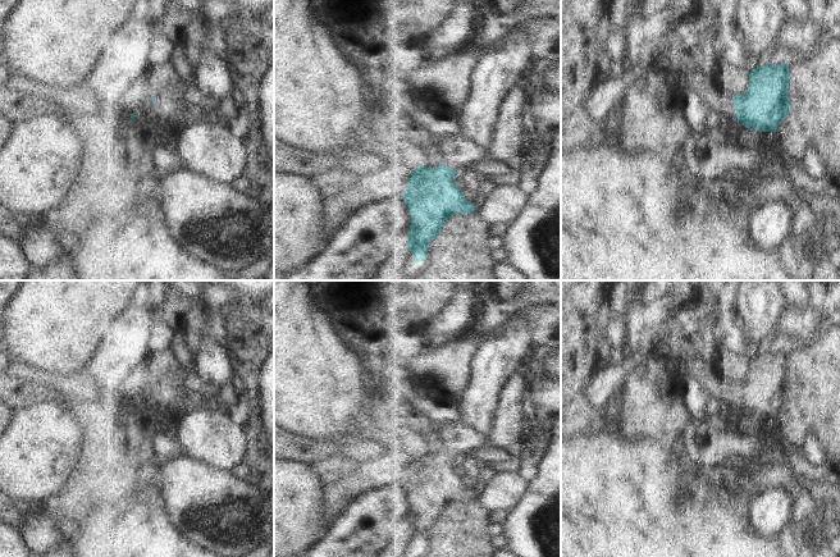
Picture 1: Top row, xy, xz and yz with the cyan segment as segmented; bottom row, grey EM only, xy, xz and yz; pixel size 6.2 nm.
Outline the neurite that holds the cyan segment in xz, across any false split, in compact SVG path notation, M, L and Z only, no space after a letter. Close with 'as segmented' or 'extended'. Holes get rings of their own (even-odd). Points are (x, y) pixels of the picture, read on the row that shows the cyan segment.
M462 133L444 137L442 142L443 156L440 157L440 164L435 169L419 165L406 183L408 191L403 192L402 196L411 215L408 243L406 247L411 251L415 262L421 262L426 259L430 242L439 236L451 216L469 215L478 210L472 202L466 200L455 179L460 175L461 170L480 161L488 152L481 146L470 142Z | extended

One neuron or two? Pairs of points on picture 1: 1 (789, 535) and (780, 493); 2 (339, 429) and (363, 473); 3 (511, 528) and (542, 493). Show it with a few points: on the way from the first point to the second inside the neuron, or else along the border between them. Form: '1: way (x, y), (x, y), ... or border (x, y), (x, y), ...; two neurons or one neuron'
1: border (789, 517), (775, 537); two neurons
2: border (364, 447), (360, 451); two neurons
3: way (520, 519), (537, 502); one neuron

